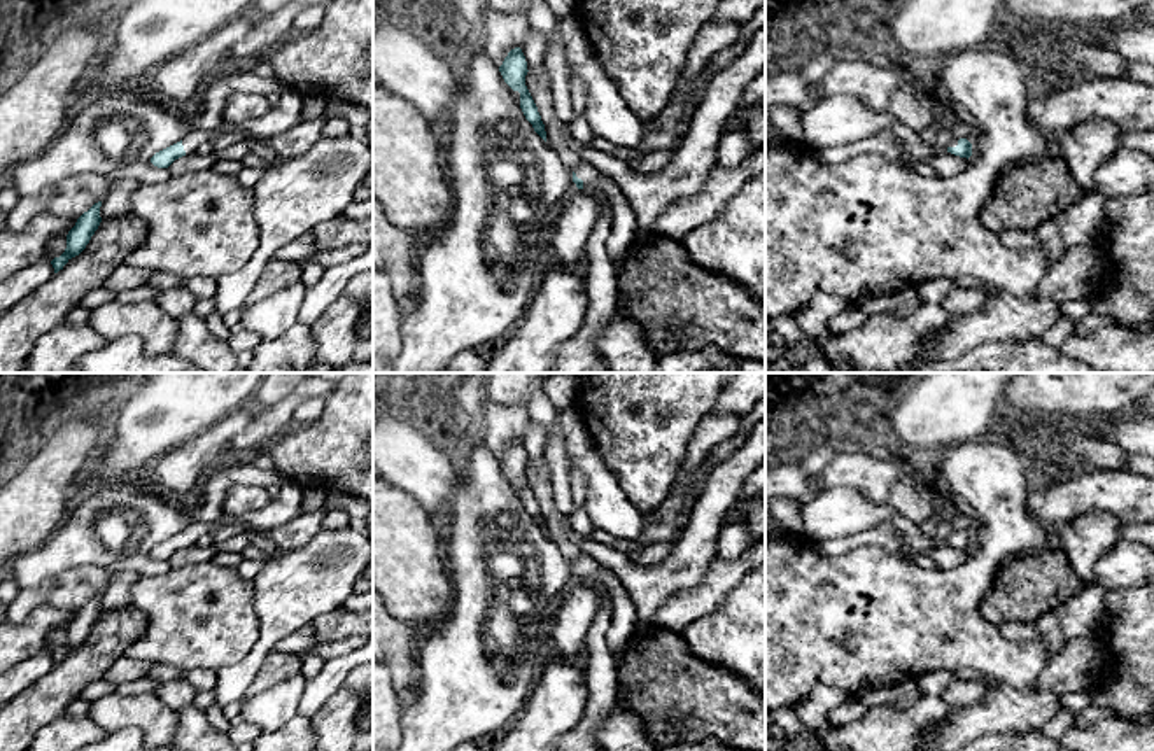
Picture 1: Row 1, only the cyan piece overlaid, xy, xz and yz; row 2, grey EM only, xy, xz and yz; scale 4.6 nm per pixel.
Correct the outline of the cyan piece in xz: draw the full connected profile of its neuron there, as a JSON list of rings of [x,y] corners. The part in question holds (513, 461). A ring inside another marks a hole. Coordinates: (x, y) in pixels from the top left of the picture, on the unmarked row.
[[[515,439],[508,445],[503,457],[499,459],[499,464],[504,471],[504,474],[513,483],[520,485],[520,501],[522,501],[525,511],[532,516],[534,523],[546,534],[545,516],[543,516],[538,499],[525,478],[525,467],[529,462],[527,462],[525,448],[520,439]]]

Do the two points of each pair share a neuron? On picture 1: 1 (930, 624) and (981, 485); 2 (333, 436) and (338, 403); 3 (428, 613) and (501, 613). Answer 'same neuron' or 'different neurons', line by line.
1: same neuron
2: same neuron
3: different neurons

